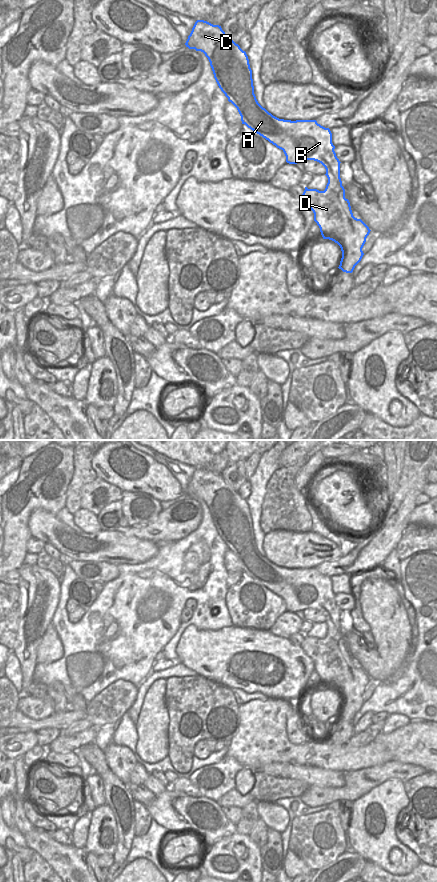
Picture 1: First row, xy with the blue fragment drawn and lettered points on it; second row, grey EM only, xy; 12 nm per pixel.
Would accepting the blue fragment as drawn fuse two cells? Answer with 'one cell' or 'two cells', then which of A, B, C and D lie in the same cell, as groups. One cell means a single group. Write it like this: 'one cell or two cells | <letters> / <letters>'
one cell | A B C D

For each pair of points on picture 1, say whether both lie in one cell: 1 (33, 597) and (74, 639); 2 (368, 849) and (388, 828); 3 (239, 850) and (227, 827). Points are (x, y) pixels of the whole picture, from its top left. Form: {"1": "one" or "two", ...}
{"1": "two", "2": "one", "3": "two"}

